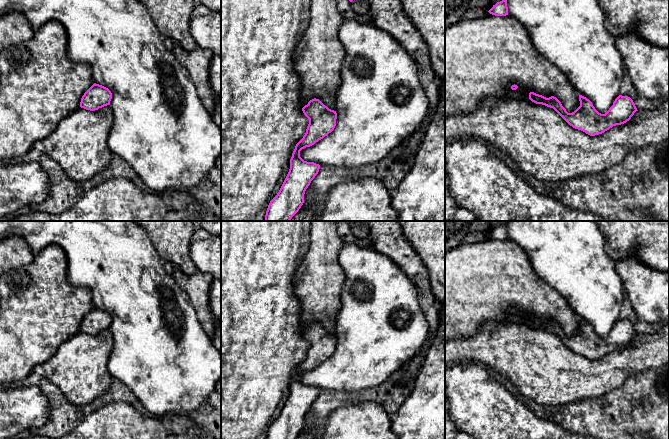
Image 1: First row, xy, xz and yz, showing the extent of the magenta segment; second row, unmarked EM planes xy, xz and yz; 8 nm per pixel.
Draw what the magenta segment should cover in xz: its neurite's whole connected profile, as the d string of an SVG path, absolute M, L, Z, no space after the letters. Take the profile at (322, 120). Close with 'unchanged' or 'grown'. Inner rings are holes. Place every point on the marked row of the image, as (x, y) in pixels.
M312 99L302 108L309 124L303 138L296 144L290 159L289 172L277 195L270 201L265 221L290 221L304 203L304 194L318 174L320 165L304 161L300 151L314 145L331 133L336 126L337 113L319 99Z; unchanged

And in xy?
M94 83L82 96L80 107L86 110L95 111L110 105L111 99L112 93L108 88Z; unchanged

